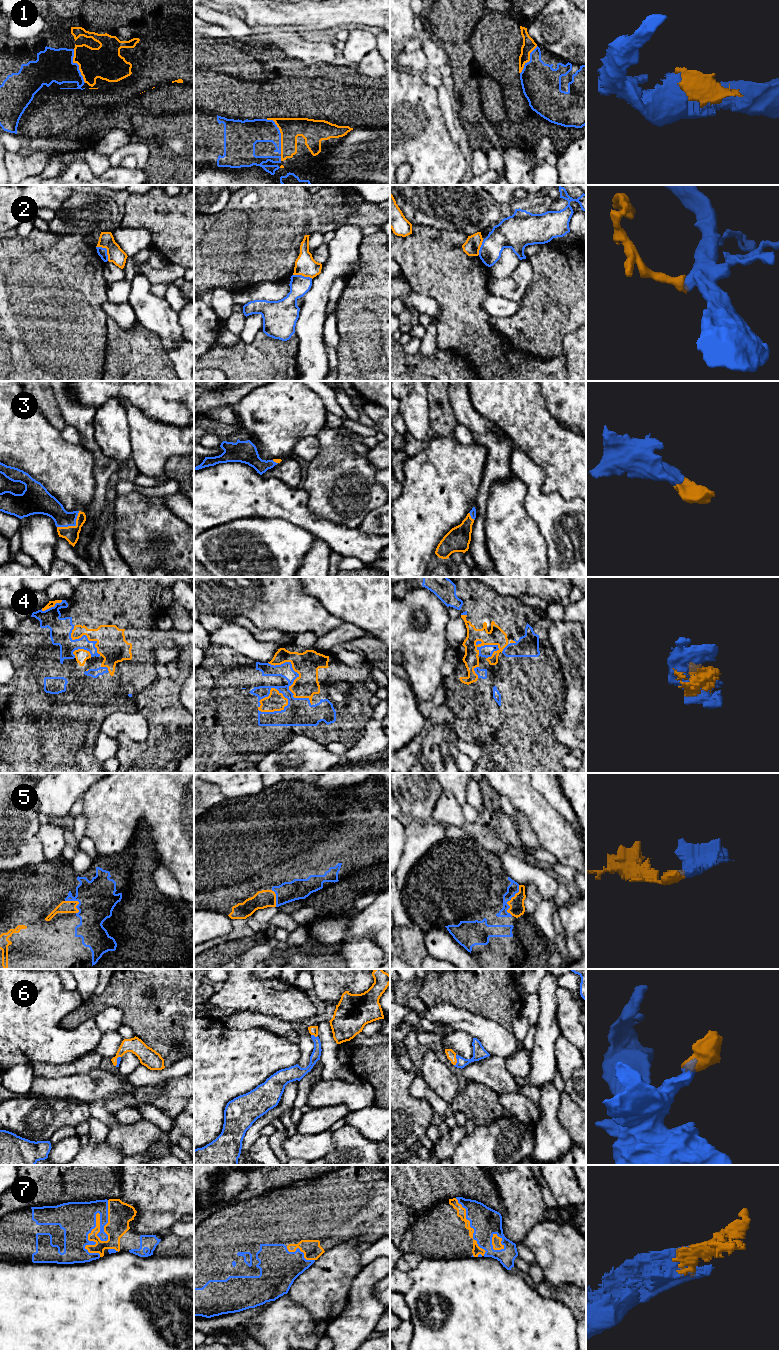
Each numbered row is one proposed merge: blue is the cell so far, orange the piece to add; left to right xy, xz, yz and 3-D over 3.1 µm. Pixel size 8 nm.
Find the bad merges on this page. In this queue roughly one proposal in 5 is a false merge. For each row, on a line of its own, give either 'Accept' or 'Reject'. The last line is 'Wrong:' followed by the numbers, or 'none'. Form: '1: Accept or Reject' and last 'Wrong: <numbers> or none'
1: Accept
2: Reject
3: Accept
4: Accept
5: Accept
6: Accept
7: Accept
Wrong: 2

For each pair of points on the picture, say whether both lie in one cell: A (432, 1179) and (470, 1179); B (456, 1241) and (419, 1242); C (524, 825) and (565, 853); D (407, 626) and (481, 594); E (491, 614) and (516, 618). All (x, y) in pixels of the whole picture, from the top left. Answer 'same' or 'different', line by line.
A: same
B: same
C: different
D: different
E: same

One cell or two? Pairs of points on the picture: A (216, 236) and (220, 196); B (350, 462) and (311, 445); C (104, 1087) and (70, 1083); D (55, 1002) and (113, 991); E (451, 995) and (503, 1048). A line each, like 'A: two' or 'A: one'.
A: two
B: two
C: one
D: two
E: two

